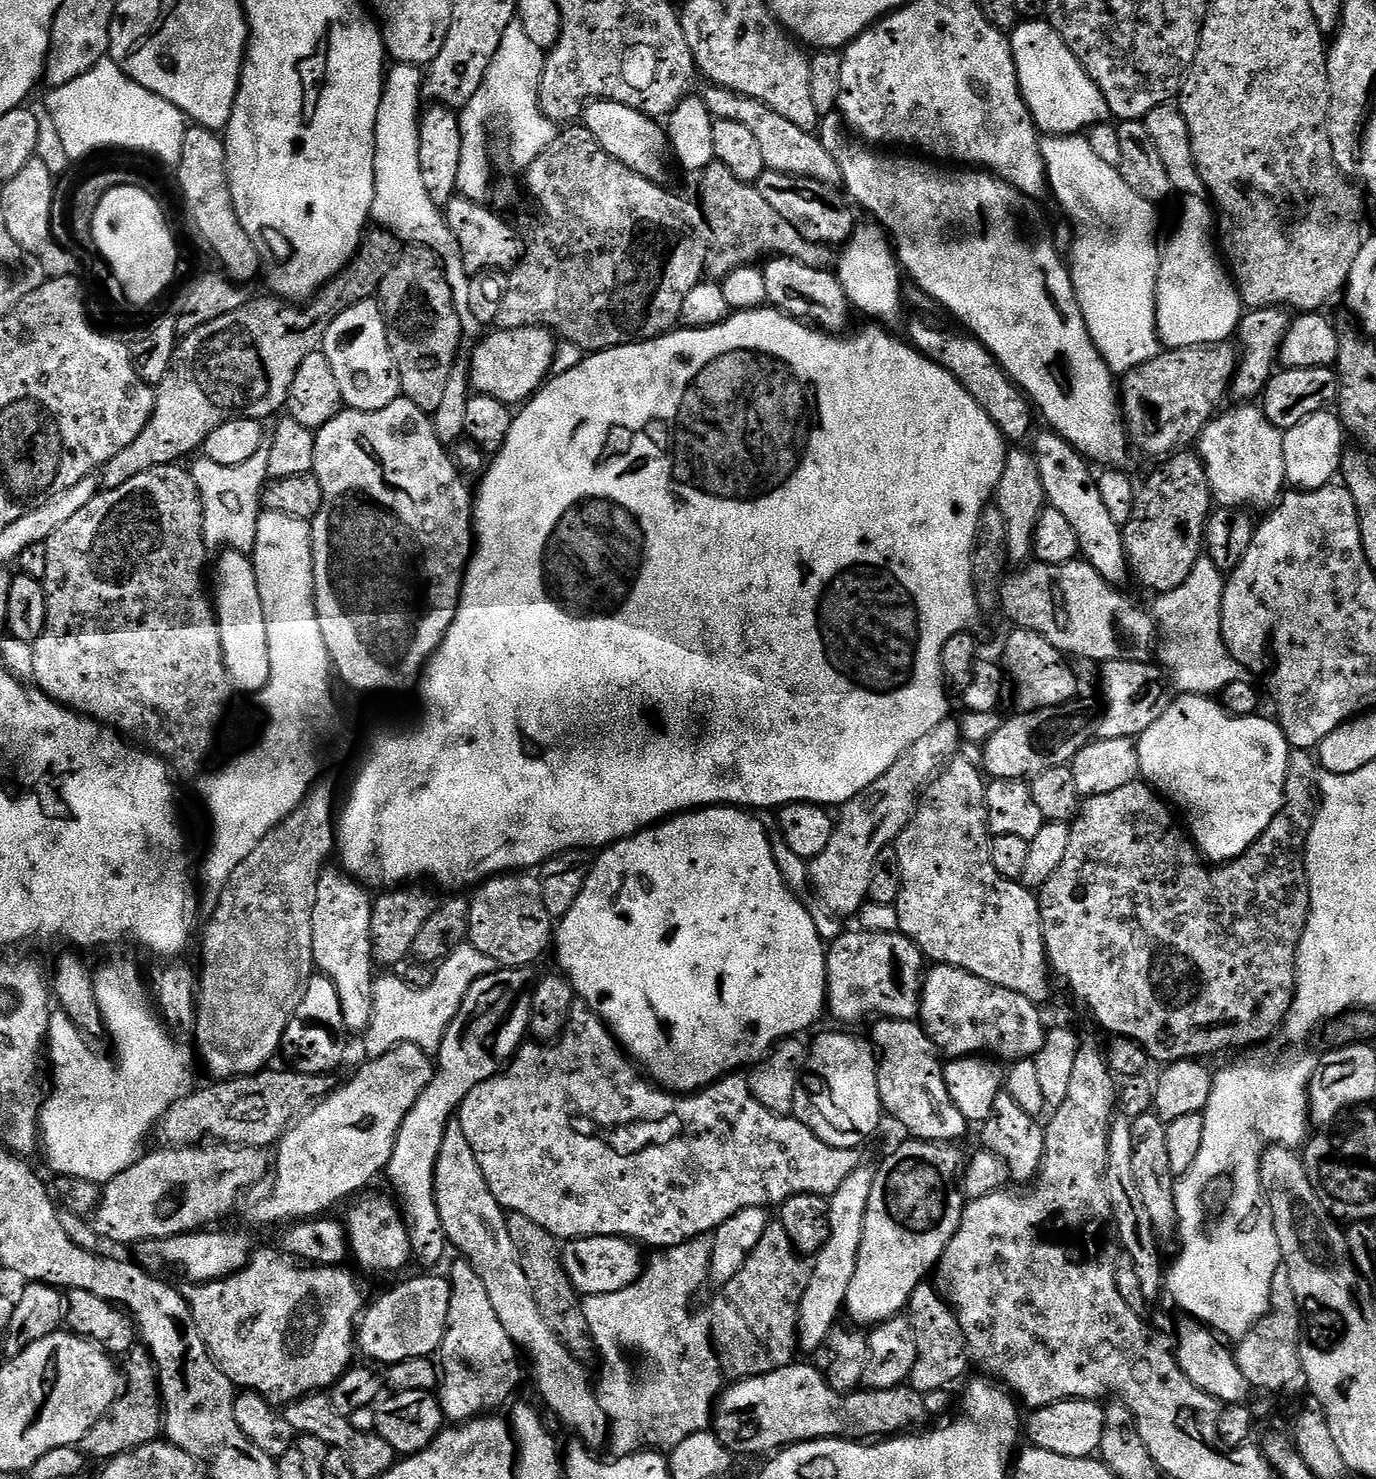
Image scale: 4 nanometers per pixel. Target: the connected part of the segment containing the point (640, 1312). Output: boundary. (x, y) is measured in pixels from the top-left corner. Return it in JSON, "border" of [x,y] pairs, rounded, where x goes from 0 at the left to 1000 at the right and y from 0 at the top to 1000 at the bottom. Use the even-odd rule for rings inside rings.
{"border":[[[517,834],[506,836],[492,844],[482,844],[475,849],[477,850],[470,853],[464,865],[458,870],[445,875],[427,877],[424,880],[424,888],[426,888],[430,906],[435,911],[435,916],[441,920],[436,930],[434,930],[432,938],[435,951],[443,960],[442,979],[447,986],[470,980],[486,982],[503,970],[514,968],[520,948],[526,938],[526,930],[517,907],[517,886],[513,882],[513,871],[517,869],[516,852],[518,850]],[[453,911],[464,914],[469,919],[464,932],[459,922],[450,917],[449,914]]]}

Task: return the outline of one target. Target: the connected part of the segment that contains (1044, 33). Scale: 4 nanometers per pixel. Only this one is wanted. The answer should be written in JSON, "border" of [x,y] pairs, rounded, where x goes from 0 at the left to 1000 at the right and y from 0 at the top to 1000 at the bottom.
{"border":[[[750,12],[742,14],[735,20],[733,25],[735,39],[738,41],[740,50],[741,63],[750,77],[750,81],[754,87],[759,91],[781,91],[794,86],[796,84],[803,83],[807,79],[805,68],[798,61],[797,57],[792,53],[791,49],[781,39],[771,24],[766,21],[760,14]]]}

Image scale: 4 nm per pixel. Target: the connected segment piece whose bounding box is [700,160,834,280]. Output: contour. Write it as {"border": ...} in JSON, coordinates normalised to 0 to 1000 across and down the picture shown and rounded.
{"border":[[[518,108],[511,114],[510,118],[510,134],[509,134],[509,139],[512,144],[517,145],[515,147],[515,152],[519,153],[519,156],[515,164],[514,177],[512,178],[512,183],[515,187],[520,189],[525,189],[533,183],[539,181],[543,181],[550,178],[552,174],[553,176],[560,174],[562,173],[574,174],[578,176],[581,176],[586,180],[590,180],[592,182],[602,182],[606,177],[606,172],[601,166],[589,164],[588,162],[583,161],[580,158],[580,156],[574,152],[571,148],[568,147],[567,145],[560,139],[557,134],[549,126],[547,124],[536,121],[532,115],[526,110]]]}

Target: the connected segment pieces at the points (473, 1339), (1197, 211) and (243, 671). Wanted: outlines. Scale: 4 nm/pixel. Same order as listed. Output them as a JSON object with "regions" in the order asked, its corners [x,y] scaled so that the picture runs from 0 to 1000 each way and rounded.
{"regions":[[[[331,851],[328,855],[327,867],[328,878],[326,898],[323,900],[323,907],[320,908],[318,915],[318,946],[323,961],[336,961],[357,955],[363,949],[368,950],[373,946],[372,941],[378,936],[379,917],[371,902],[368,902],[365,894],[362,894],[362,888],[359,888],[356,875],[353,875],[353,869],[350,864],[347,864],[344,856],[342,856],[340,852]]],[[[865,133],[860,137],[855,158],[850,161],[849,165],[847,162],[843,171],[840,218],[843,220],[852,219],[850,233],[852,235],[889,233],[899,227],[901,220],[901,197],[885,172],[882,164],[882,143],[879,136],[875,133]]],[[[163,372],[159,375],[156,379],[156,410],[161,431],[163,450],[172,466],[178,465],[180,469],[185,469],[196,458],[196,437],[193,434],[193,415],[190,412],[190,402],[188,402],[188,391],[178,374]]]]}

